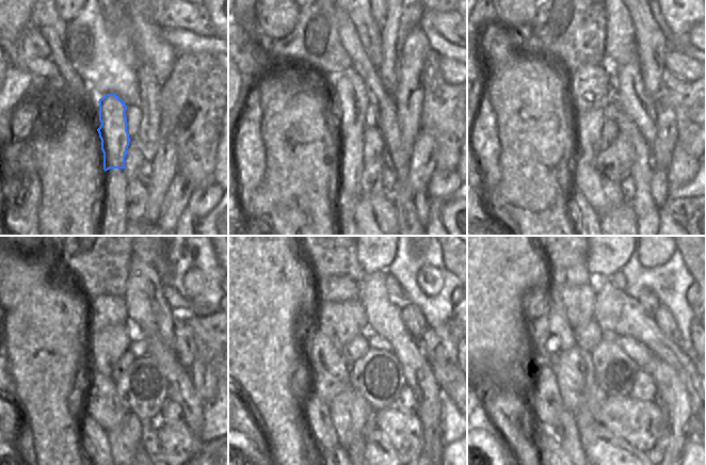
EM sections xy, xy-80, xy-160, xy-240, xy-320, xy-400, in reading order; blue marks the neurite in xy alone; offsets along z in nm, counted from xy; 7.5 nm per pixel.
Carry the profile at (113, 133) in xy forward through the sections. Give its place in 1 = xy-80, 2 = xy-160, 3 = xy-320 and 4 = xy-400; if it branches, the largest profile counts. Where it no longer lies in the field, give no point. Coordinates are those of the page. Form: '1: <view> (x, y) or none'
1: xy-80 (350, 96)
2: xy-160 (591, 86)
3: xy-320 (335, 289)
4: xy-400 (580, 275)

